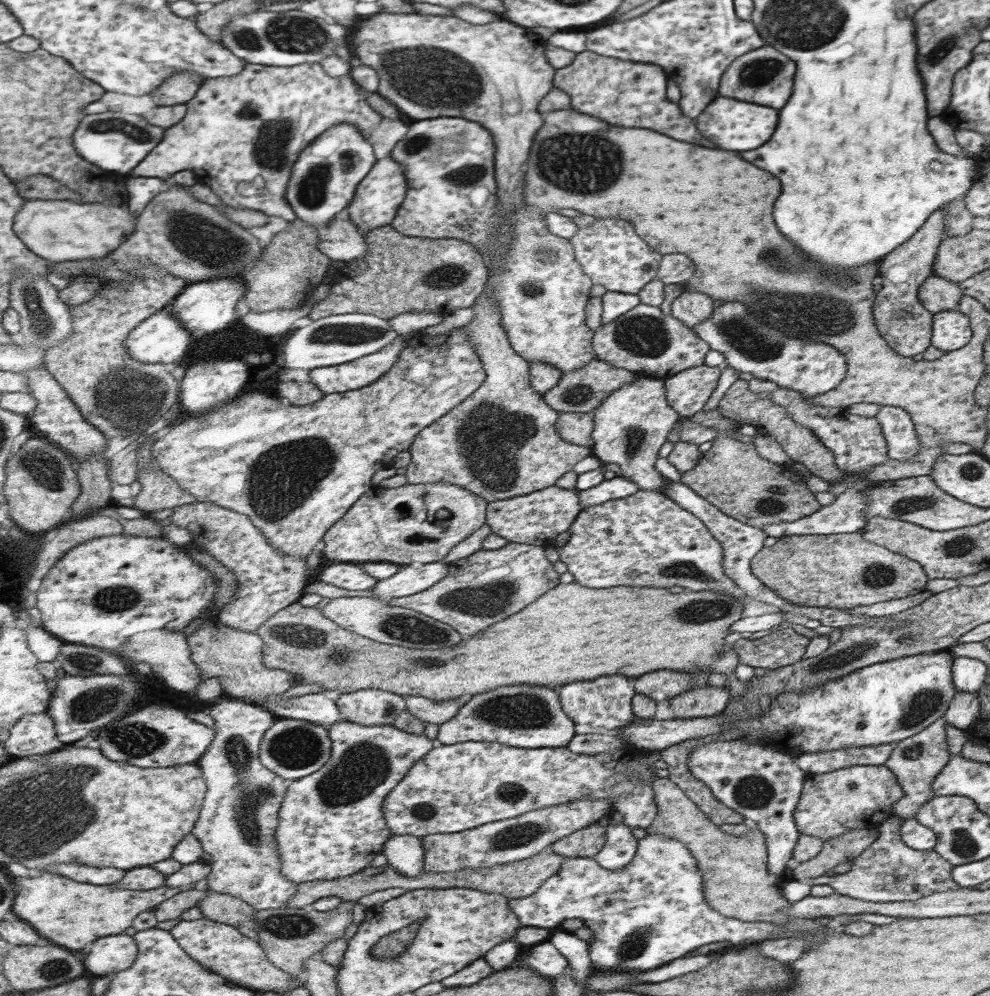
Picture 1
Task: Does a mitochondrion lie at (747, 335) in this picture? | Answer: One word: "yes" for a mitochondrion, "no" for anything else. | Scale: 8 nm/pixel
yes

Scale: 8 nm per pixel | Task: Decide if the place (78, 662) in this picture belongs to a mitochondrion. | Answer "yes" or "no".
yes

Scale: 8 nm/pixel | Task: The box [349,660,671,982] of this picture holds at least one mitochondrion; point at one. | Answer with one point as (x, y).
(509, 709)

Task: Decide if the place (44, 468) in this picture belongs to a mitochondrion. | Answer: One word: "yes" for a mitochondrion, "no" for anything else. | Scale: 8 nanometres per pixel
yes

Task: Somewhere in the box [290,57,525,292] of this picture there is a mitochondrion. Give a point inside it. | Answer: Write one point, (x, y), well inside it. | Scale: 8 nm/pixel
(311, 191)

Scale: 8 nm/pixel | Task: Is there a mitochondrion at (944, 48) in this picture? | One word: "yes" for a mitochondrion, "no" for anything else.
yes

